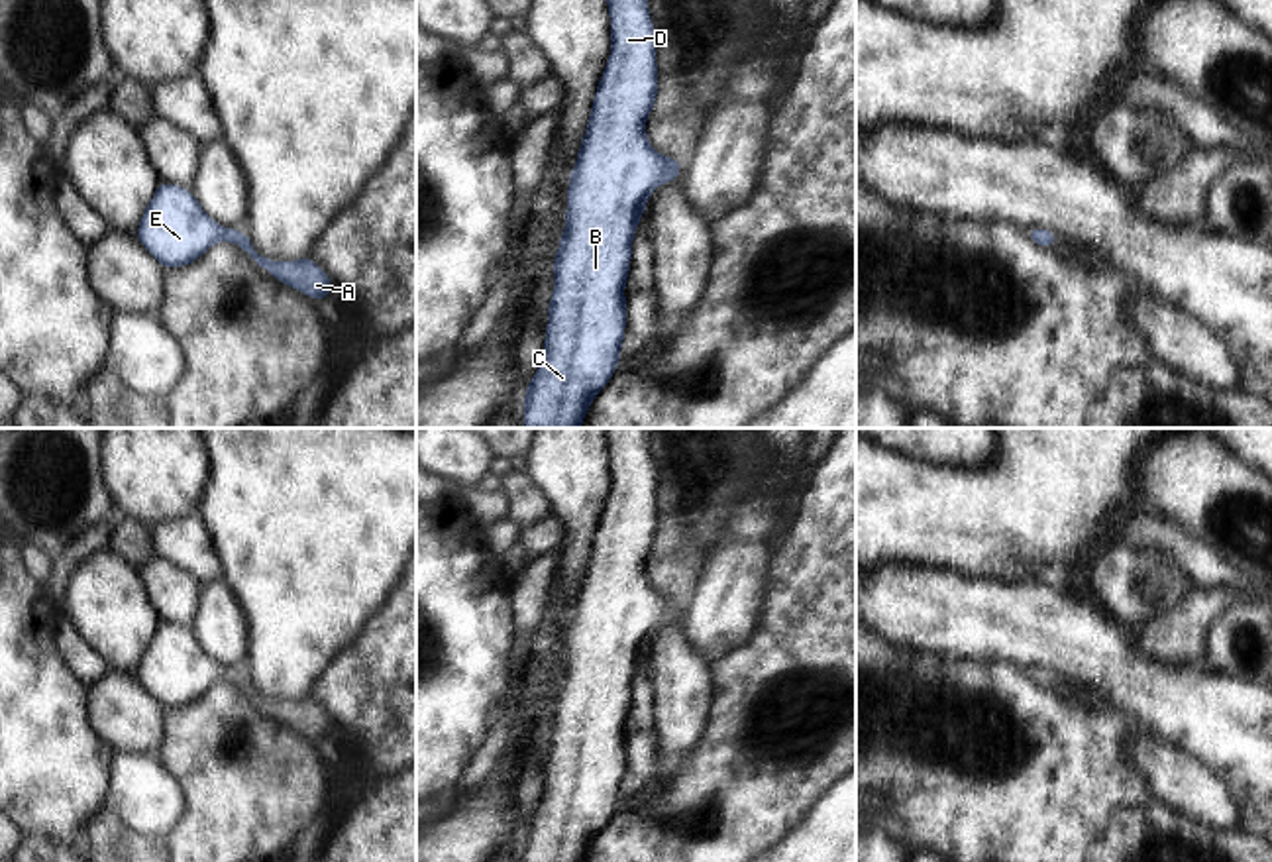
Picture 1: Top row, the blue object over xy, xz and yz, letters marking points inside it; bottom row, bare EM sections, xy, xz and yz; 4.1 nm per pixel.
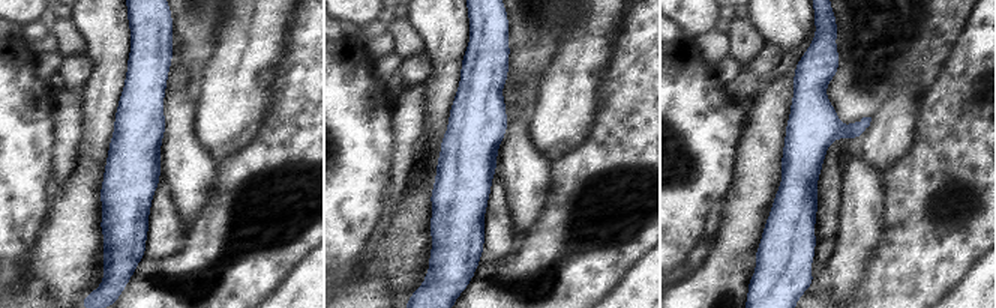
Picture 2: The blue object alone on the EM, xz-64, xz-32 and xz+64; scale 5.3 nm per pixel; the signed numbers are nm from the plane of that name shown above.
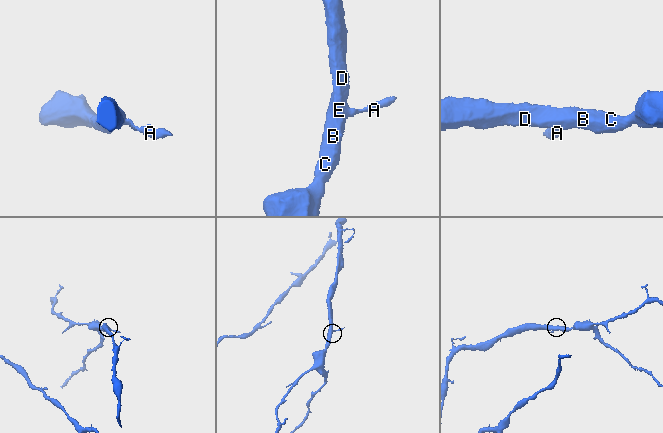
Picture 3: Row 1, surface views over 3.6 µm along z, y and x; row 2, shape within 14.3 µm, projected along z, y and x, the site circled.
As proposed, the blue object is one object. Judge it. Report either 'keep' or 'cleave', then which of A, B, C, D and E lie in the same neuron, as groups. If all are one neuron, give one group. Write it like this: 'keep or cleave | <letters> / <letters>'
keep | A B C D E

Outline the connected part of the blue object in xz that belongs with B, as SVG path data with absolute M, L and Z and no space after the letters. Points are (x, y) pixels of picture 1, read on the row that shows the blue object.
M607 0L610 18L610 55L595 88L591 116L581 137L577 161L567 181L565 226L552 261L556 285L546 306L544 357L524 389L522 428L581 428L595 397L618 369L626 336L626 293L632 242L646 202L660 185L681 177L683 161L662 157L646 135L646 120L658 100L656 27L646 0Z

